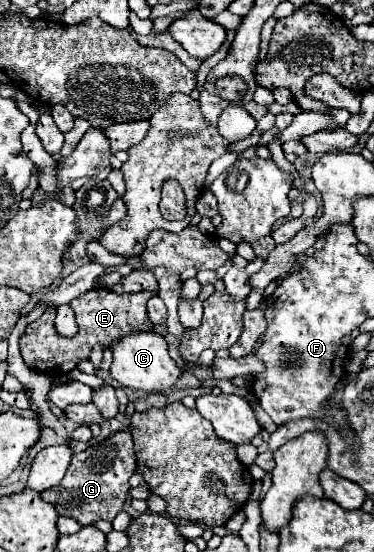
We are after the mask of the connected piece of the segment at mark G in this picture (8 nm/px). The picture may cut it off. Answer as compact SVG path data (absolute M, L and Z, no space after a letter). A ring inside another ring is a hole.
M117 431L107 439L95 443L93 447L73 453L67 475L57 487L41 493L47 503L51 503L59 515L75 517L81 525L91 525L97 519L113 521L113 517L123 509L129 493L129 477L135 473L135 449L129 431Z

